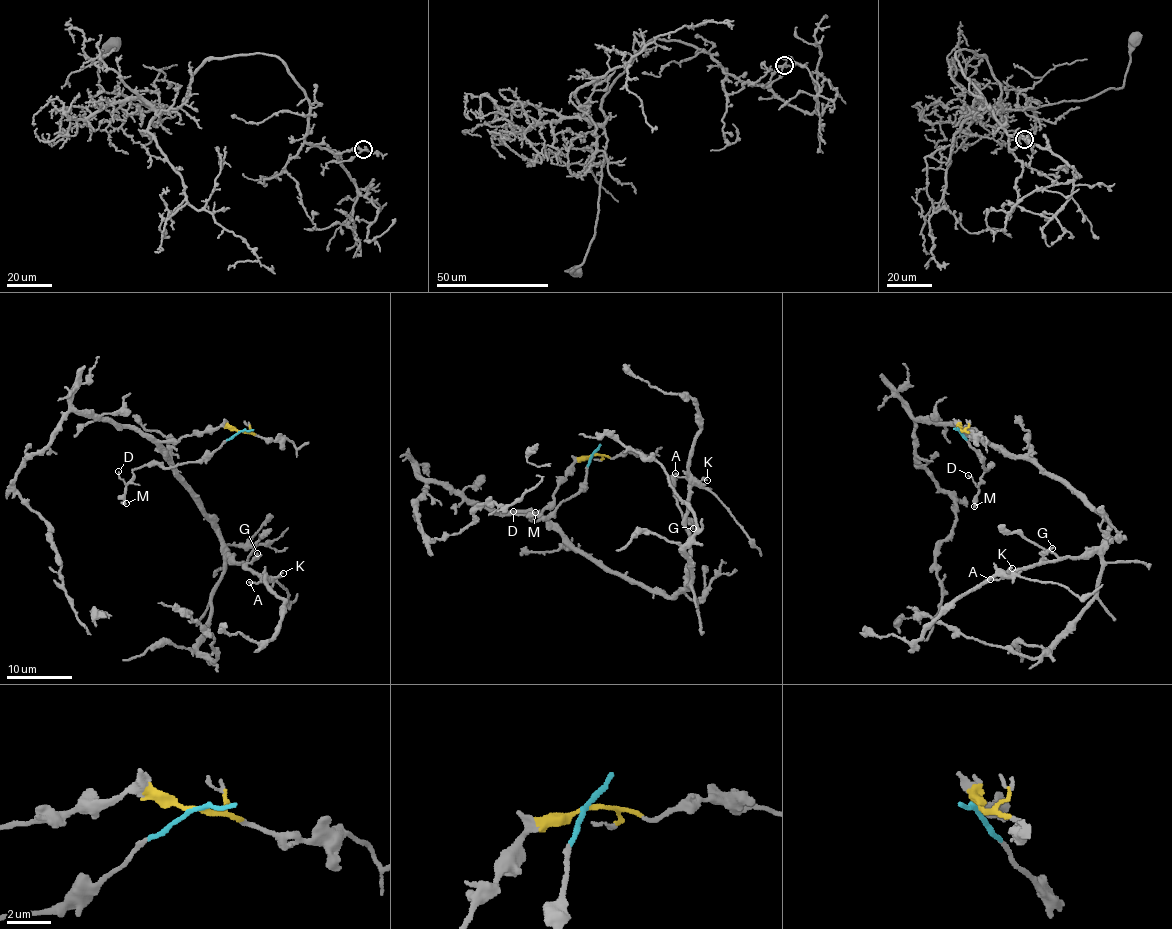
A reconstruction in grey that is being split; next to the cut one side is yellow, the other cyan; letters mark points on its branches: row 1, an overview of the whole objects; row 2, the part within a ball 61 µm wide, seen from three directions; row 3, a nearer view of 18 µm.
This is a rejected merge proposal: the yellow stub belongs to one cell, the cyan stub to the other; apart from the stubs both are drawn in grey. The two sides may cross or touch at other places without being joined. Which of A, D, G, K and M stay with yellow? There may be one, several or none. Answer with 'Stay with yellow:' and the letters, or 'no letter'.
Stay with yellow: A, G, K

